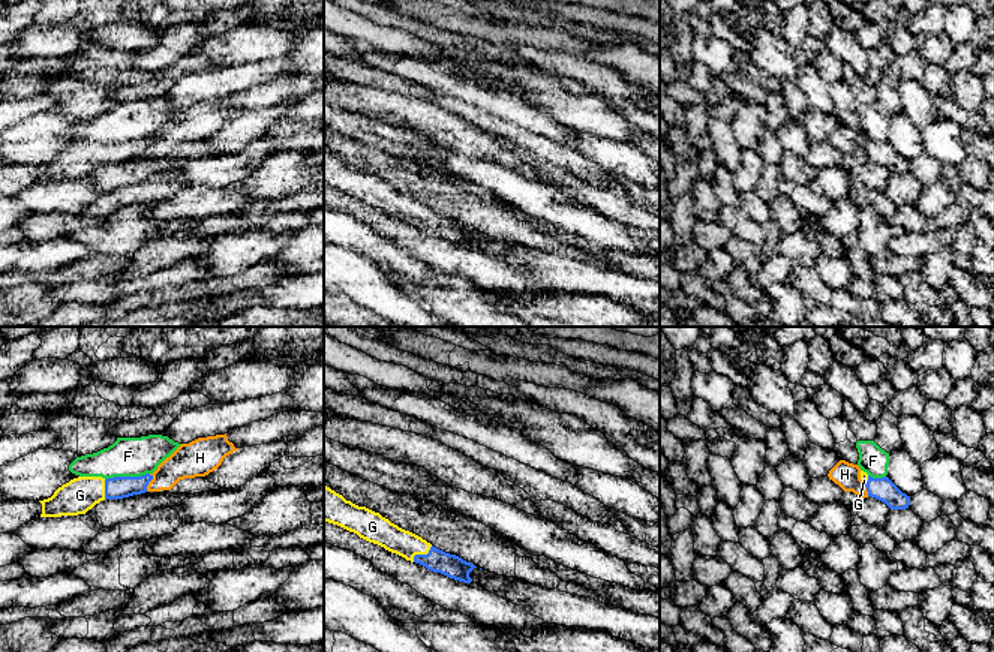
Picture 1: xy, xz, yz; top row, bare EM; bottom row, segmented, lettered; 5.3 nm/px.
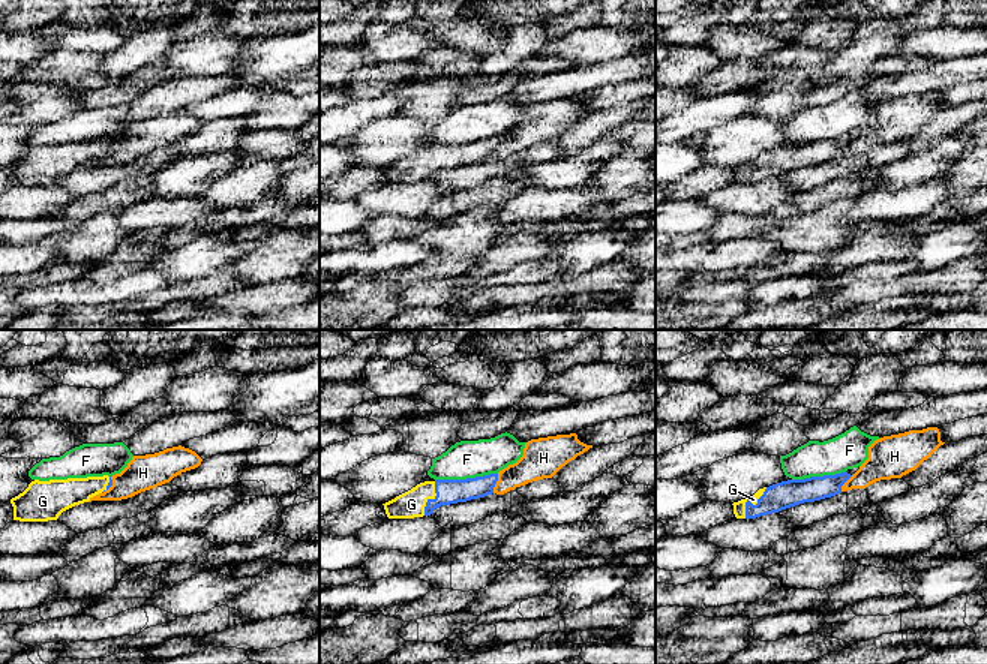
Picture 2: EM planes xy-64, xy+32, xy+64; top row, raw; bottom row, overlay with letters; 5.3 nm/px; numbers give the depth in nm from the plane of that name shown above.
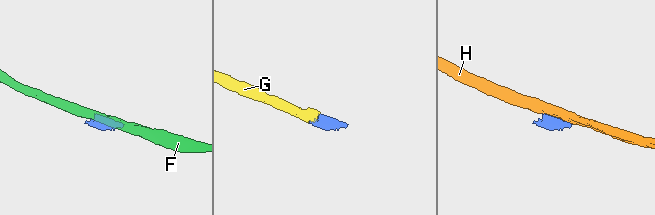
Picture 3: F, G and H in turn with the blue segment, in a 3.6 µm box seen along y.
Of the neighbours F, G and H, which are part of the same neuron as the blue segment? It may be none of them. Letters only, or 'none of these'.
G

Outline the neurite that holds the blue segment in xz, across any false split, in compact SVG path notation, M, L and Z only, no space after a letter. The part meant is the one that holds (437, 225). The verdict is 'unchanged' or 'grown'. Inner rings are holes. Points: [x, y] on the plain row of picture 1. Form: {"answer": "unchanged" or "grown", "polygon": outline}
{"answer": "grown", "polygon": "M324 148L324 186L337 189L360 202L378 208L406 225L420 228L433 237L471 247L469 237L477 232L456 219L445 217L421 201L399 192L366 171L346 165Z"}

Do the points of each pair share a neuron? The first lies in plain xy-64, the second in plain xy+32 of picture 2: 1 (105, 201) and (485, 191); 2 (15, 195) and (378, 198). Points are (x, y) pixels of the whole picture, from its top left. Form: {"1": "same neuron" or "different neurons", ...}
{"1": "same neuron", "2": "same neuron"}

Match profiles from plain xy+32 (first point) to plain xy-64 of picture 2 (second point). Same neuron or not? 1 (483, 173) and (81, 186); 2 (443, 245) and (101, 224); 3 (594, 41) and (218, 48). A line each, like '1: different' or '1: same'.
1: same
2: same
3: same

